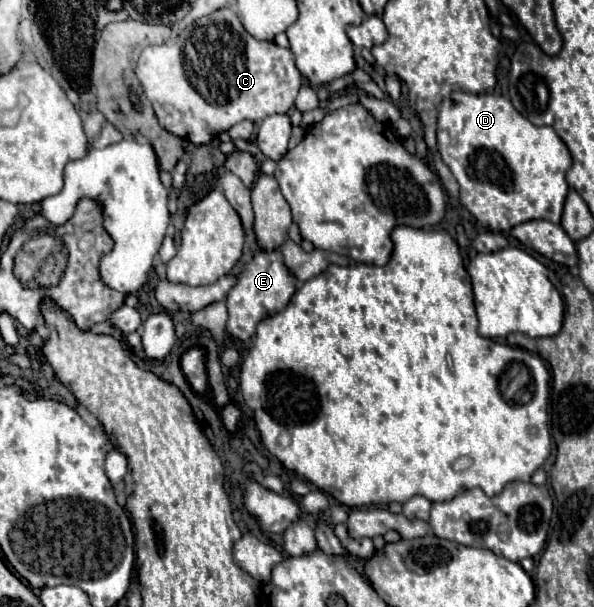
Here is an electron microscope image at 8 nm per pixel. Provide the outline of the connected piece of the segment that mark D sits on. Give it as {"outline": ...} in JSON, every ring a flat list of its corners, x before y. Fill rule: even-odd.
{"outline":[[452,92,438,108,436,116,436,140,442,162,452,170,460,184,462,206,488,230,508,234,516,224,544,218,560,224,564,200,568,194,566,172,572,164,572,156,566,144,550,126,534,126,526,120,508,98,494,94,470,94]]}

